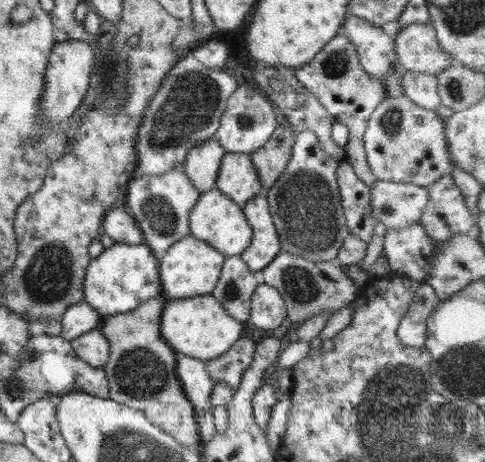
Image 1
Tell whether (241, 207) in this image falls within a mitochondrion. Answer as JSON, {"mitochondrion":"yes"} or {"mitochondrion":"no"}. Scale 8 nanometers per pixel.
{"mitochondrion":"no"}

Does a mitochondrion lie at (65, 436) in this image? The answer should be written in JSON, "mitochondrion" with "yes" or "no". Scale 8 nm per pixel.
{"mitochondrion":"no"}

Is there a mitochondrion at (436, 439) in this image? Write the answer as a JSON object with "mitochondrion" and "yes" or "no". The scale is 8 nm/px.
{"mitochondrion":"yes"}

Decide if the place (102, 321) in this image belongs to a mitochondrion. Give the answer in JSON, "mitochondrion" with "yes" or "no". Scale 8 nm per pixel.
{"mitochondrion":"no"}

